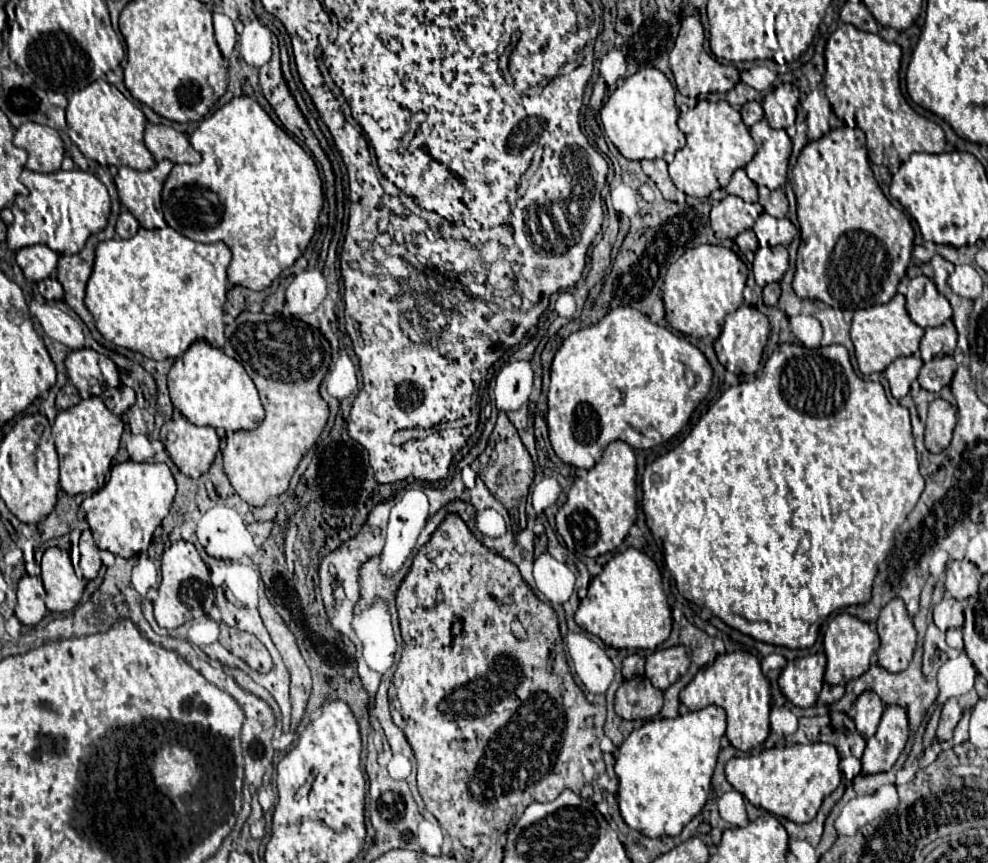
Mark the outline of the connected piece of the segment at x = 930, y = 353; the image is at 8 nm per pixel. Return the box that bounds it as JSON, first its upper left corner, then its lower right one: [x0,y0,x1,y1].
[921,321,957,359]

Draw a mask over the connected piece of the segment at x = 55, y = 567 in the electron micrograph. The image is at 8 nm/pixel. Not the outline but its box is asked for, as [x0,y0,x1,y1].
[41,529,87,611]

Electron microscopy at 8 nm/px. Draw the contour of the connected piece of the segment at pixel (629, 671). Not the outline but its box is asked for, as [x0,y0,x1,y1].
[623,655,645,679]

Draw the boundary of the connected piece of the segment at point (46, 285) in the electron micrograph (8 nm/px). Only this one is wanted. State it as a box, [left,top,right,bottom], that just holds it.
[38,277,64,300]

